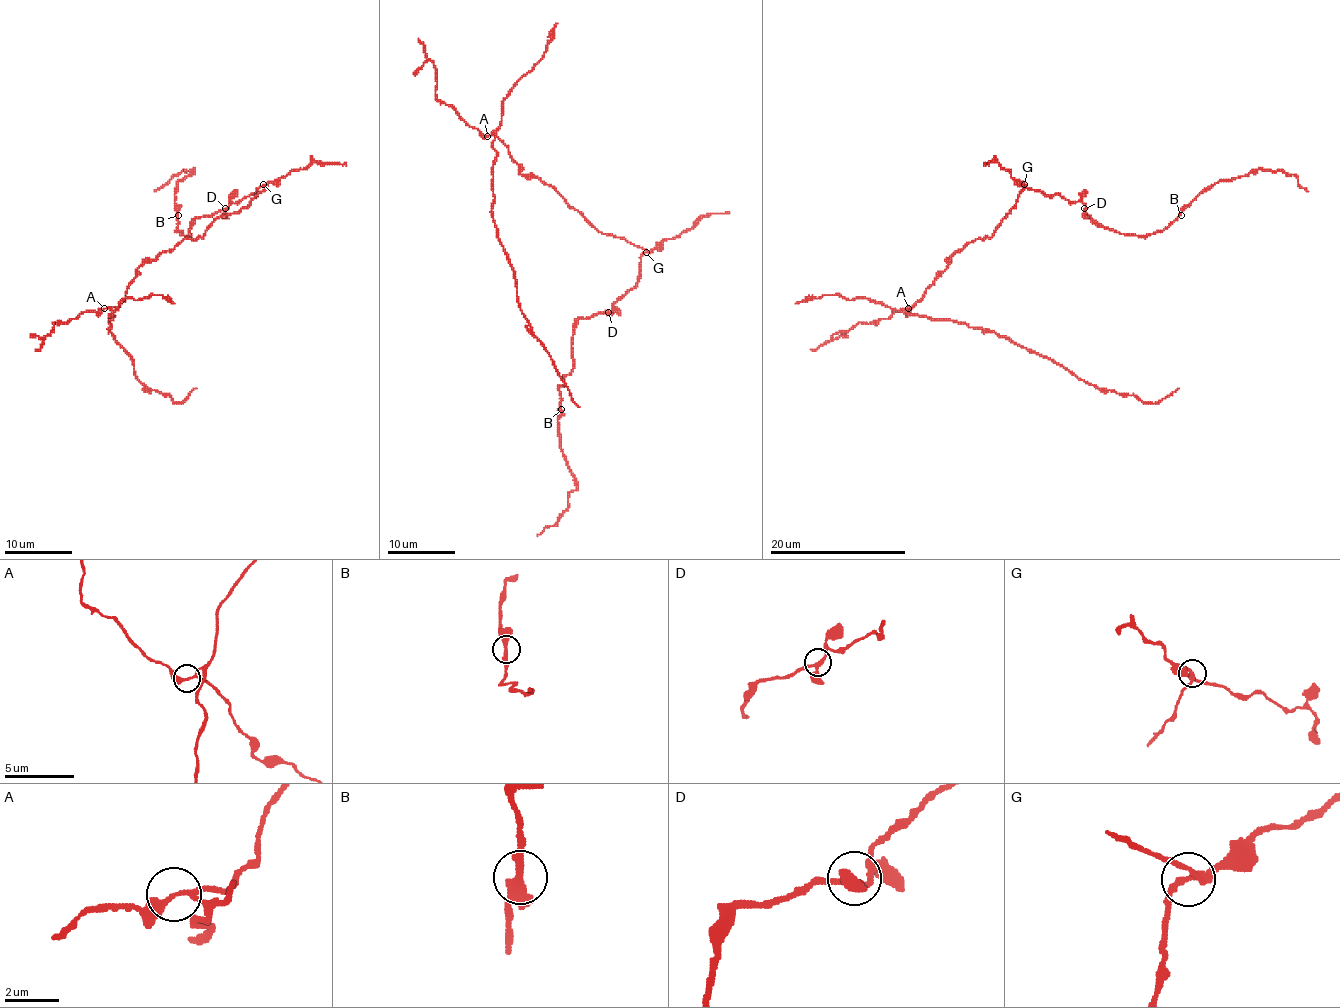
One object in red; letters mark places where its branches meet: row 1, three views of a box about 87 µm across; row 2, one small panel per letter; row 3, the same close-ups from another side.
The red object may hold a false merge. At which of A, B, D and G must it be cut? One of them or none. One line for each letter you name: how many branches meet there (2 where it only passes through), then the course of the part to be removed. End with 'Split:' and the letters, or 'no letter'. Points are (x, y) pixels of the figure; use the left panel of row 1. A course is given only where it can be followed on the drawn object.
A: 3 | (105, 308), (113, 313), (108, 330), (132, 356), (134, 373), (147, 388), (181, 403), (196, 388)
Split: A

